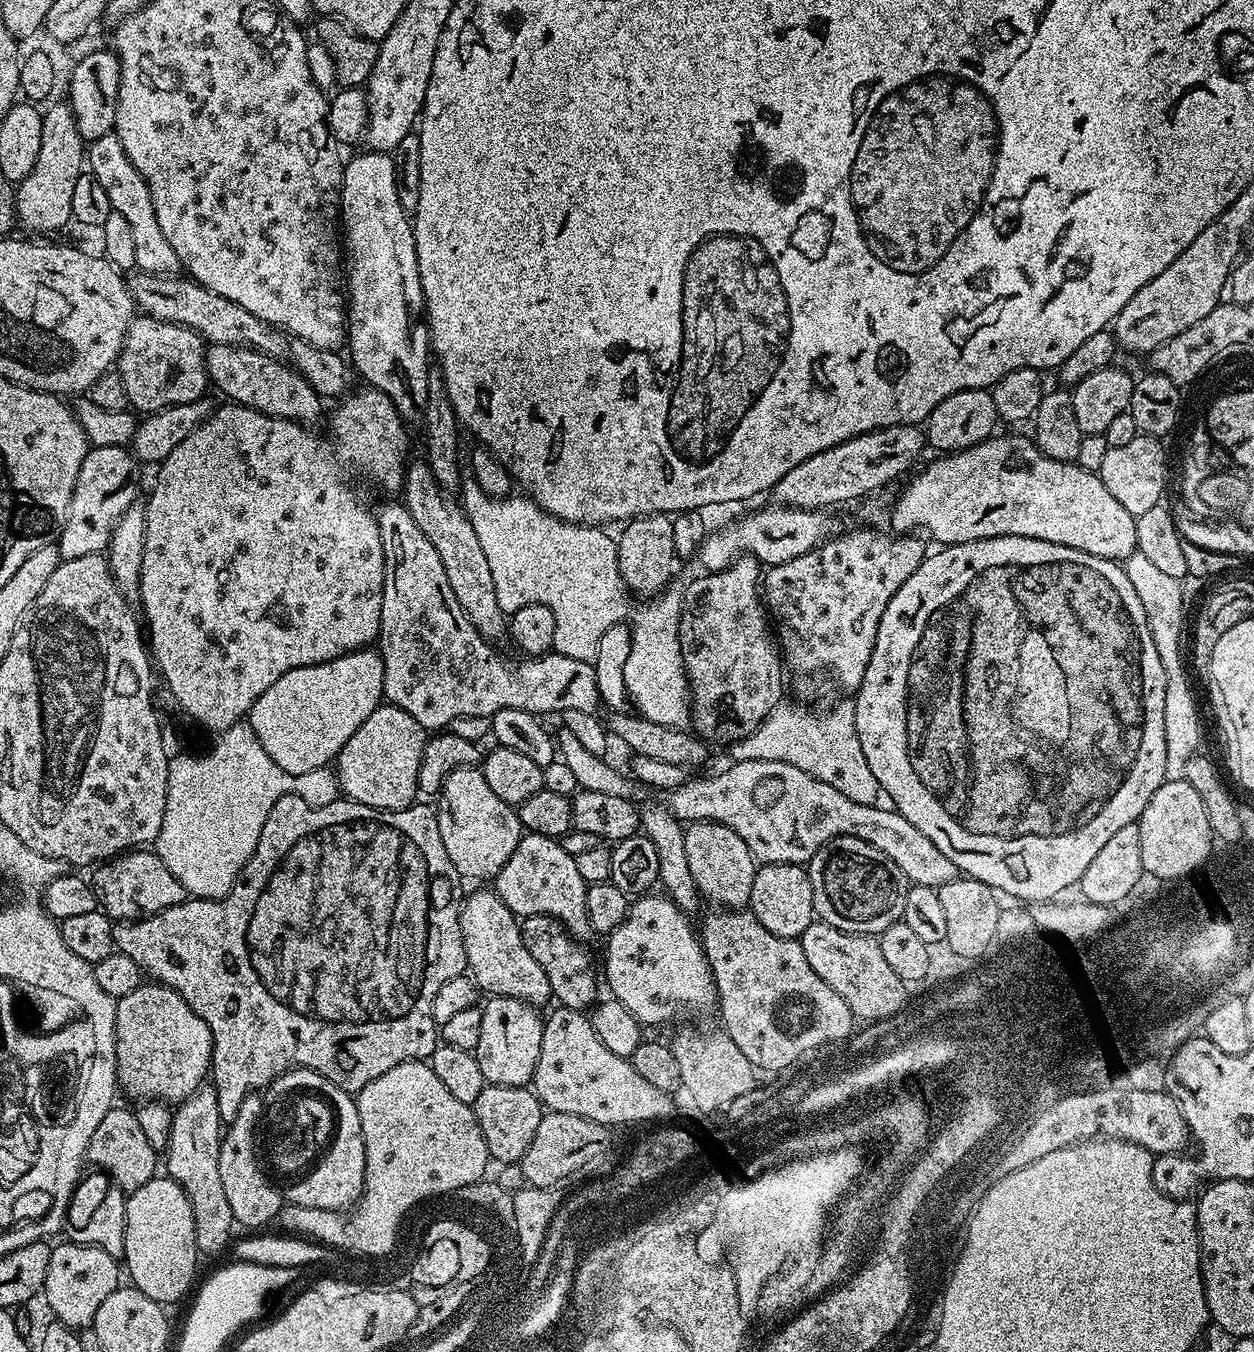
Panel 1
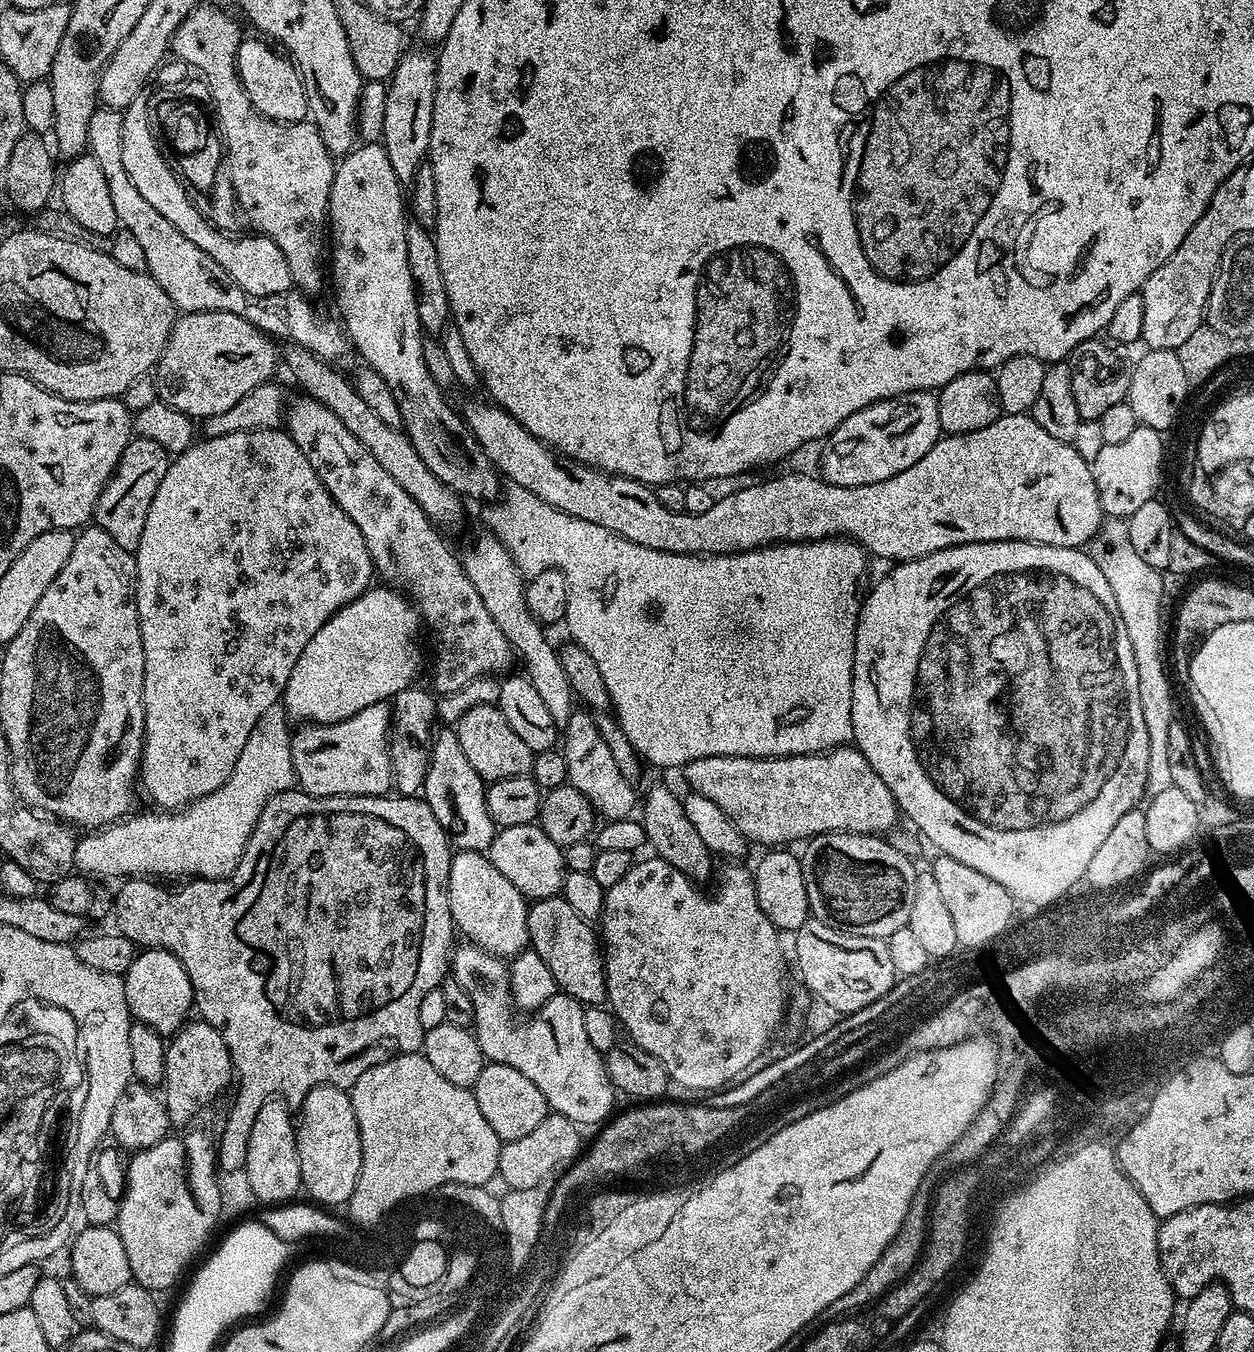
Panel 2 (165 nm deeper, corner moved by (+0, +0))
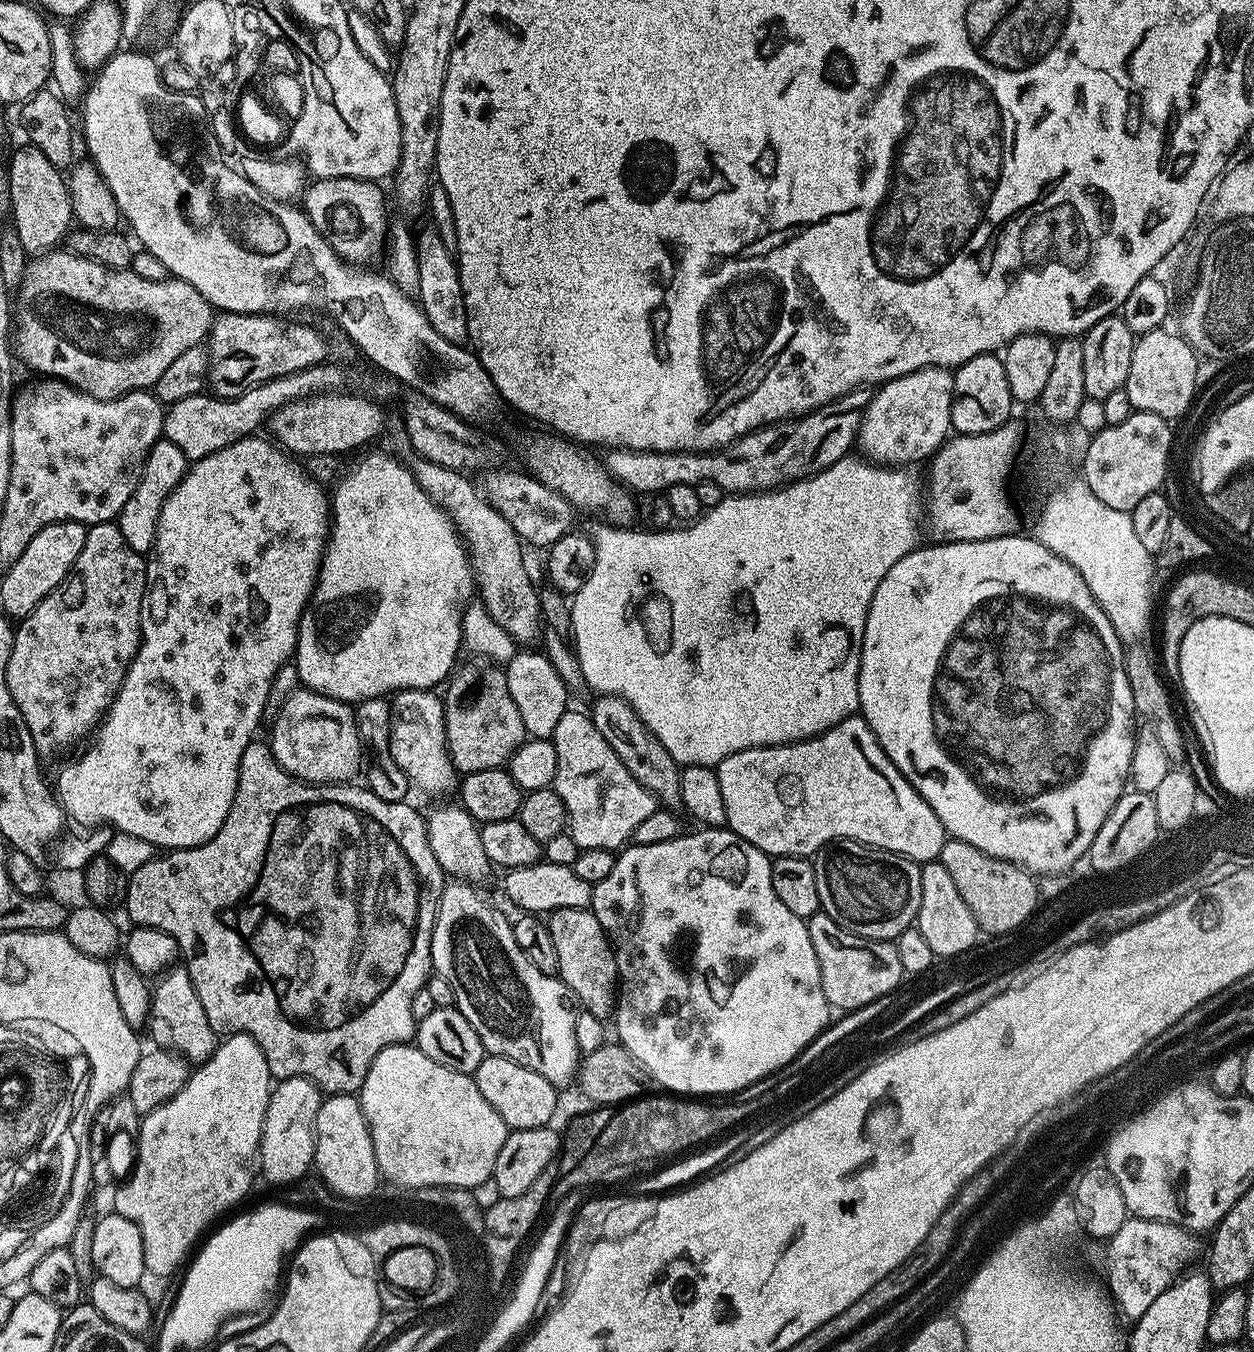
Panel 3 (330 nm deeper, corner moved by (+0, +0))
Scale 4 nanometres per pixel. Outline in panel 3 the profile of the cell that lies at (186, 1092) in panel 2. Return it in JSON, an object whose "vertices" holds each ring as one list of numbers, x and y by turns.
{"vertices":[[172,966,159,977,161,979,151,989,146,1031,152,1035,152,1044,180,1053,189,1062,203,1062,211,1056,218,1043,218,1033,206,1022,206,1010,202,1010,202,1002,198,1002,198,994,194,990,194,982,190,982,190,974,183,966]]}

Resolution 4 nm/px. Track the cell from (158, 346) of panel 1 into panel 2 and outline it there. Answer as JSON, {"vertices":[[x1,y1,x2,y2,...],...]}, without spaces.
{"vertices":[[185,312,177,315,160,361,154,369,156,395,182,414,203,418,222,414,250,390,269,383,278,364,277,341,246,318,225,312]]}

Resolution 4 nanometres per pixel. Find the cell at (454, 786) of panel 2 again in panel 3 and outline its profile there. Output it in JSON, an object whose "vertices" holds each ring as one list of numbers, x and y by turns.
{"vertices":[[401,688,390,700,390,734,388,735,387,755,394,758,398,770,402,770,413,785,424,792,444,792,457,779,456,767,448,757,448,743,444,730,444,701,430,688]]}

